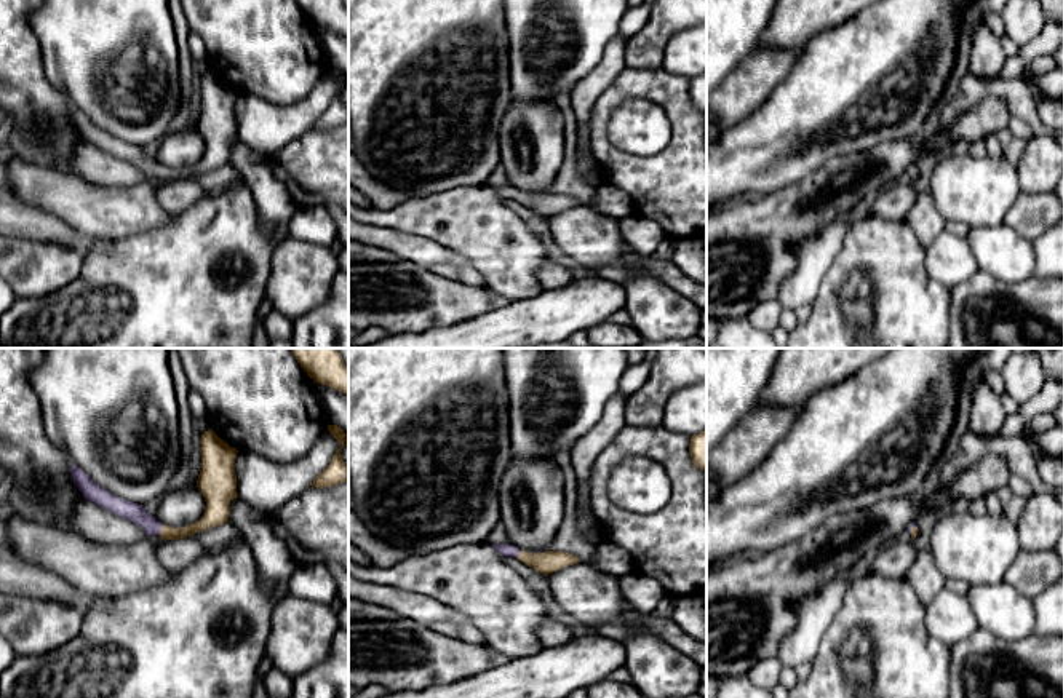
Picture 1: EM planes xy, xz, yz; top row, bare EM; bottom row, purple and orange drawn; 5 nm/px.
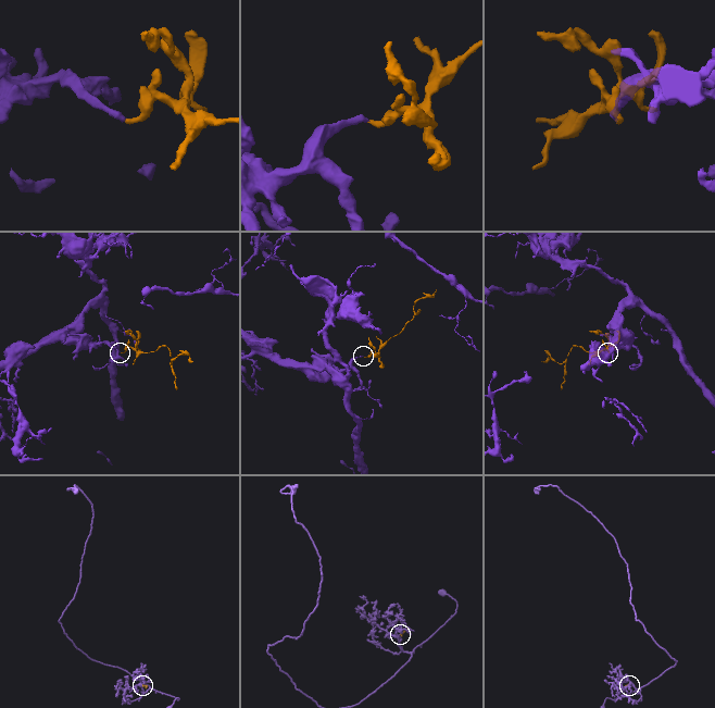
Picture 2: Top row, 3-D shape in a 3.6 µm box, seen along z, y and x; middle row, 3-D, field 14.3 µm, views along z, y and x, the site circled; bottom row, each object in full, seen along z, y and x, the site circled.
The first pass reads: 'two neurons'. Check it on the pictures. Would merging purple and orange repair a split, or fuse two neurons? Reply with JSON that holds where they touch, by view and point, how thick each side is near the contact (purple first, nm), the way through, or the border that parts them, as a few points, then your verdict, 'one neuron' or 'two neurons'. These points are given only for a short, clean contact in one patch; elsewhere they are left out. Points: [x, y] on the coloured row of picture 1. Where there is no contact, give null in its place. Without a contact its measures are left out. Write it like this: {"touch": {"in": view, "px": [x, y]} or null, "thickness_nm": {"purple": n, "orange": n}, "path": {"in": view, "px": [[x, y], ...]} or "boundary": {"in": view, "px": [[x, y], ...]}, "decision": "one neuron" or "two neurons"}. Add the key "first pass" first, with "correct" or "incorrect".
{"first pass": "incorrect", "touch": {"in": "xy", "px": [159, 531]}, "thickness_nm": {"purple": 90, "orange": 80}, "path": {"in": "xy", "px": [[128, 510], [159, 531], [186, 532], [207, 521]]}, "decision": "one neuron"}

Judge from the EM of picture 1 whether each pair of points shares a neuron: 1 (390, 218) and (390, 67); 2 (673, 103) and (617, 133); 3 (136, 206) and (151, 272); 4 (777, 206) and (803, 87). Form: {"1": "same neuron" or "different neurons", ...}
{"1": "different neurons", "2": "different neurons", "3": "different neurons", "4": "different neurons"}

